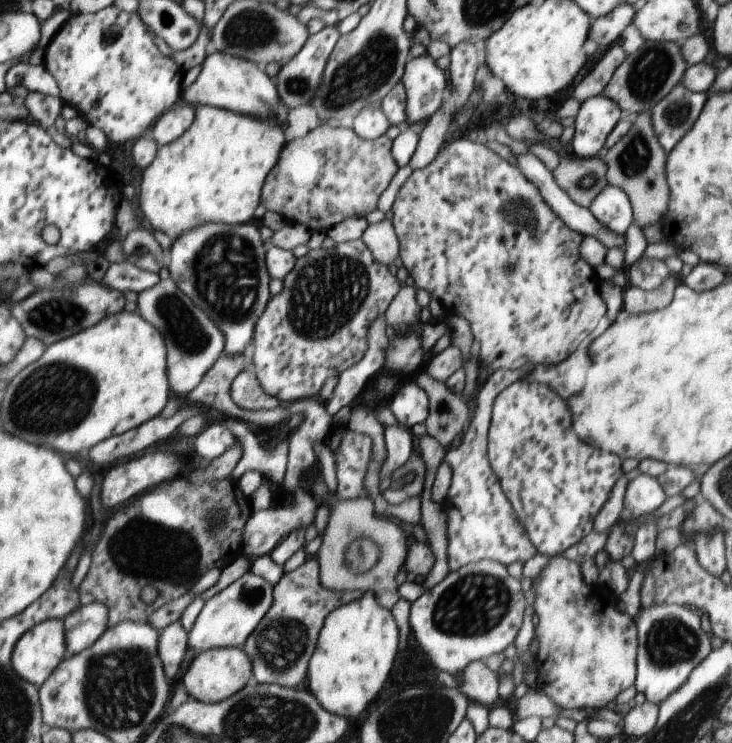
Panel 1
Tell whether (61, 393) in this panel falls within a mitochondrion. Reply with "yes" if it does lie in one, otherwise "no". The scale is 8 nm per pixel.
yes

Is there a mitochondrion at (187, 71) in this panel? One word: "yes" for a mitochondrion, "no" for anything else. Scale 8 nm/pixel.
no

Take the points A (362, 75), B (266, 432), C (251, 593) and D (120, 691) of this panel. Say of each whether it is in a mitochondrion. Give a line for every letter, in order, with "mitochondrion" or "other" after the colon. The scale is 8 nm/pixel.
A: mitochondrion
B: other
C: mitochondrion
D: mitochondrion

